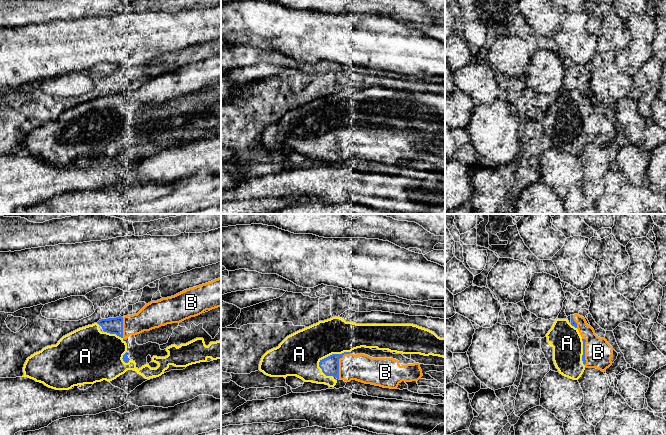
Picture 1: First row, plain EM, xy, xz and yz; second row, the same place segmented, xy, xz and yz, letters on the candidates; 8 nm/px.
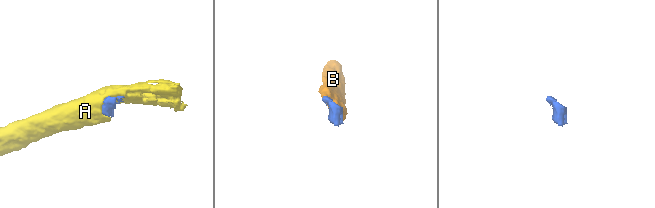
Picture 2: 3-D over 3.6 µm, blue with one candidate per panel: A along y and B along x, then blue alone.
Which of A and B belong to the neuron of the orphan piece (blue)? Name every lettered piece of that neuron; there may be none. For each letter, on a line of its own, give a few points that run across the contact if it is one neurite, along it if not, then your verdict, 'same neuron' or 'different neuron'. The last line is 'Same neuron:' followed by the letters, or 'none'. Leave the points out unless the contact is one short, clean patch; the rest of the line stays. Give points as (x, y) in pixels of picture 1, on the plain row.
A: same neuron
B: same neuron
Same neuron: A, B

